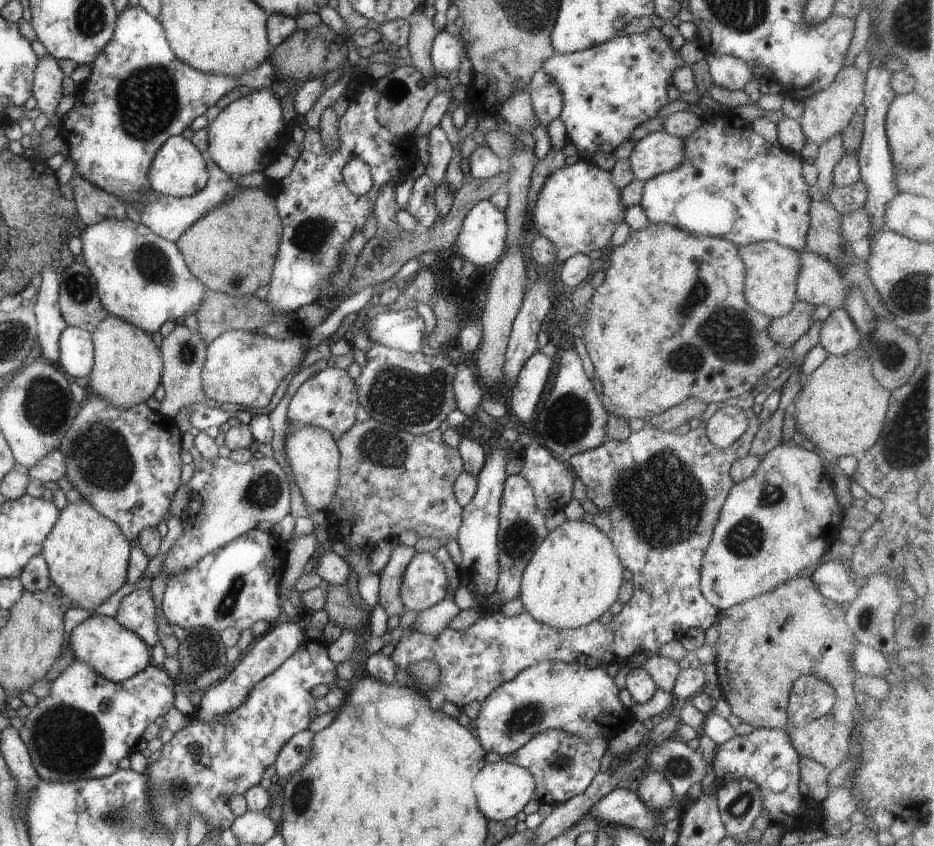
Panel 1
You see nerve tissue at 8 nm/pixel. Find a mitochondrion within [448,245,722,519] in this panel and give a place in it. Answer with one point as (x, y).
(569, 421)

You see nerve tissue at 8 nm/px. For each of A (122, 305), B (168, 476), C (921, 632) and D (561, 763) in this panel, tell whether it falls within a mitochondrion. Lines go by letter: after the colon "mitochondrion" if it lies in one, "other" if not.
A: other
B: other
C: other
D: mitochondrion

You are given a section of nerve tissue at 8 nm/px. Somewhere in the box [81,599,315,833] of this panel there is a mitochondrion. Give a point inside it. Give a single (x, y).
(172, 792)

